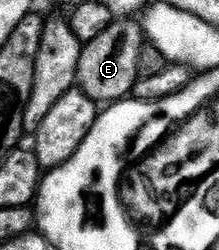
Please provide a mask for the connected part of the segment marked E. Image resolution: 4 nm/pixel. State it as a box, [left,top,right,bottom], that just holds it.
[78,18,146,104]

